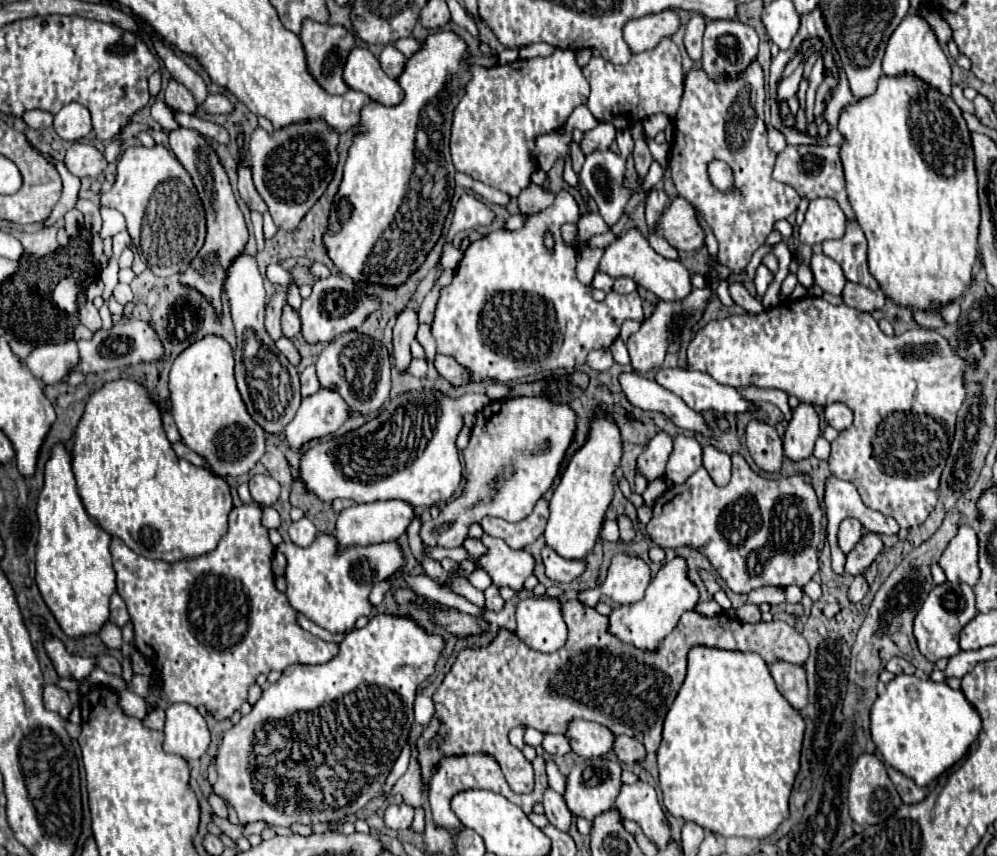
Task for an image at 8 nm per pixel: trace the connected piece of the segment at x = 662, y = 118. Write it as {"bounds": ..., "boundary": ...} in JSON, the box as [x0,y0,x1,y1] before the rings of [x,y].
{"bounds":[644,113,670,137],"boundary":[[[662,113],[658,115],[650,115],[646,121],[644,121],[644,131],[648,137],[656,137],[660,131],[664,131],[666,127],[670,125],[670,119]]]}

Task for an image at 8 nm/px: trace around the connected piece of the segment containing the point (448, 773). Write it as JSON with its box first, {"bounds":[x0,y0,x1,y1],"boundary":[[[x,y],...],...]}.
{"bounds":[428,753,548,829],"boundary":[[[482,753],[458,755],[458,757],[456,755],[446,755],[446,759],[440,759],[438,761],[438,767],[434,767],[434,775],[430,775],[430,787],[428,787],[428,801],[430,801],[430,809],[432,809],[432,815],[434,815],[436,825],[442,827],[442,829],[448,829],[448,827],[462,829],[460,821],[456,819],[454,811],[450,809],[450,797],[454,793],[466,791],[466,789],[490,789],[490,791],[496,791],[496,793],[504,795],[508,801],[512,801],[514,805],[518,805],[526,815],[532,813],[534,803],[538,803],[542,799],[542,793],[548,787],[546,771],[544,771],[544,757],[542,755],[536,755],[536,759],[532,761],[532,765],[534,765],[534,777],[536,777],[534,791],[530,795],[518,795],[518,793],[514,793],[508,787],[498,761],[496,759],[490,759],[490,755],[482,755]]]}

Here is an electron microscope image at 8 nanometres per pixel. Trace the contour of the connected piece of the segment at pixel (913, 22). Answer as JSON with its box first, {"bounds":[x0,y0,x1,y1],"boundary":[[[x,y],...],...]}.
{"bounds":[882,13,952,95],"boundary":[[[910,13],[892,33],[886,47],[884,61],[882,61],[882,73],[884,75],[918,75],[918,79],[922,79],[924,83],[930,83],[930,87],[938,87],[942,95],[950,95],[950,87],[952,87],[950,63],[944,51],[940,49],[938,39],[932,33],[932,29],[924,23],[922,17],[914,13]]]}

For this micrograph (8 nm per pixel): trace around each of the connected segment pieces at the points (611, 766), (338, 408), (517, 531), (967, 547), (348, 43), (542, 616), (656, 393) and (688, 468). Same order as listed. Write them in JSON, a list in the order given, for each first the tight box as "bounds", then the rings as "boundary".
[{"bounds":[564,757,622,821],"boundary":[[[608,757],[586,759],[584,763],[576,765],[570,771],[570,775],[566,777],[566,791],[564,791],[564,799],[566,799],[570,813],[576,817],[584,817],[584,819],[592,821],[596,815],[608,811],[614,805],[614,799],[618,797],[620,787],[622,787],[620,773],[622,773],[620,763],[612,761]]]},{"bounds":[286,389,352,449],"boundary":[[[320,389],[318,393],[302,399],[296,417],[286,425],[286,439],[292,449],[298,449],[310,439],[336,433],[350,415],[352,411],[346,407],[346,401],[338,391]]]},{"bounds":[482,499,548,549],"boundary":[[[540,499],[536,503],[534,511],[526,519],[522,519],[518,523],[508,523],[504,519],[486,517],[486,519],[482,519],[482,529],[488,535],[504,539],[512,549],[524,549],[538,535],[544,533],[546,521],[548,521],[548,501]]]},{"bounds":[938,525,980,585],"boundary":[[[960,525],[956,537],[948,543],[938,565],[946,573],[950,583],[968,583],[976,585],[980,577],[978,569],[978,539],[976,531],[970,525]]]},{"bounds":[300,19,354,95],"boundary":[[[304,19],[300,39],[302,39],[304,51],[306,51],[306,63],[308,63],[310,75],[318,81],[318,85],[326,93],[344,95],[350,87],[342,79],[342,69],[344,69],[344,63],[346,63],[350,49],[354,47],[354,35],[340,25],[322,25],[322,23],[316,23],[312,19]]]},{"bounds":[516,599,568,653],"boundary":[[[522,599],[516,607],[516,621],[516,635],[532,649],[548,653],[566,643],[568,627],[562,619],[562,603],[558,599]]]},{"bounds":[618,371,712,435],"boundary":[[[630,371],[630,373],[620,373],[618,381],[622,385],[626,399],[634,407],[644,411],[660,411],[668,415],[674,421],[674,425],[682,429],[702,433],[702,435],[712,435],[712,431],[704,425],[700,413],[692,411],[680,397],[676,397],[672,391],[658,385],[654,379],[648,379],[640,373]]]},{"bounds":[664,433,702,485],"boundary":[[[680,433],[674,439],[674,451],[668,459],[664,479],[668,485],[684,483],[698,467],[702,467],[702,447],[696,437],[688,437]]]}]

